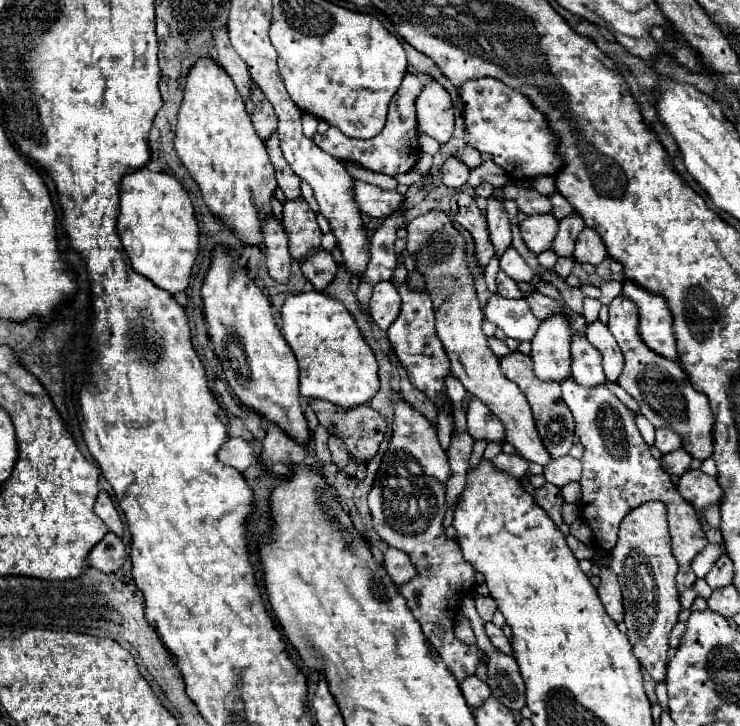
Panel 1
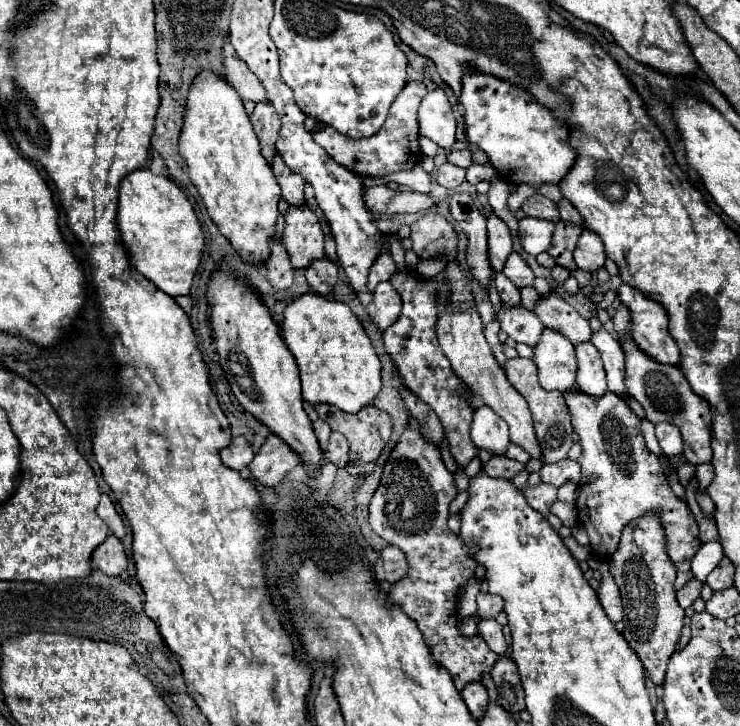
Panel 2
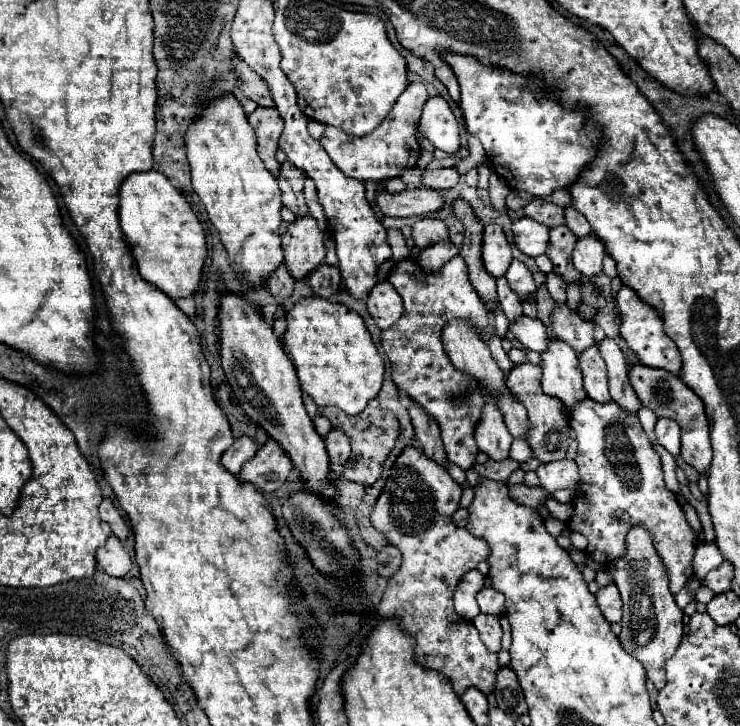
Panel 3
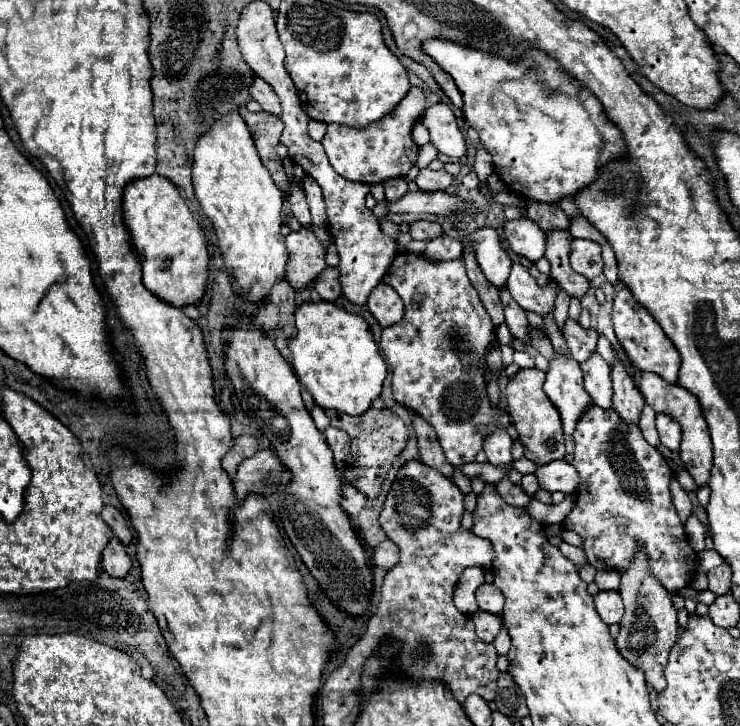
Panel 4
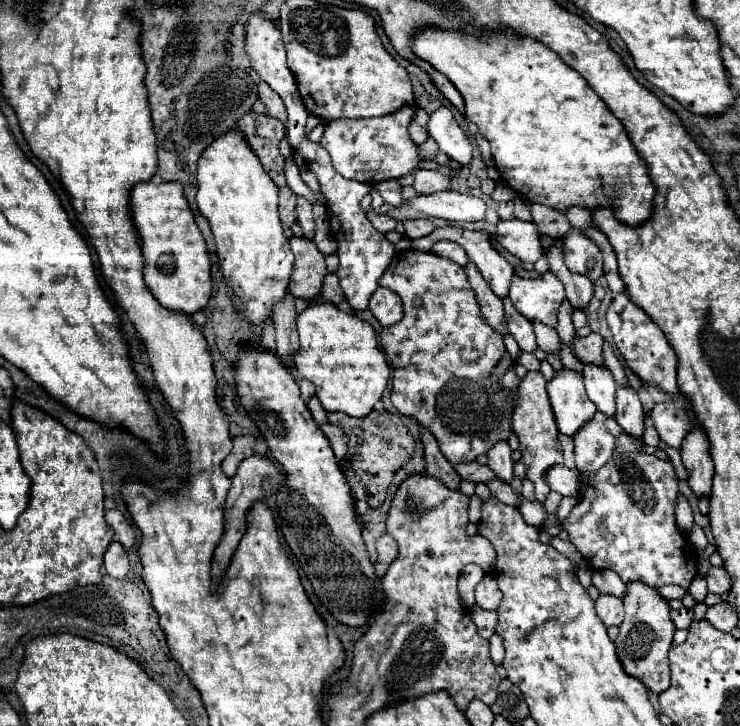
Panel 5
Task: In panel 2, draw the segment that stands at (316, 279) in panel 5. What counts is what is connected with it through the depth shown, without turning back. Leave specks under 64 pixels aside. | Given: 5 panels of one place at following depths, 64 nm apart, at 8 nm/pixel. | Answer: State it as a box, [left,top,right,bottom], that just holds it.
[282,206,324,270]

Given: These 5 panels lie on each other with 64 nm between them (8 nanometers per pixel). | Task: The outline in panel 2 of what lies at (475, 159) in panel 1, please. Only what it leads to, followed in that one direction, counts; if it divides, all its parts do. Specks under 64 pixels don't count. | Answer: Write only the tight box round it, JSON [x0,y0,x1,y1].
[447,149,473,168]

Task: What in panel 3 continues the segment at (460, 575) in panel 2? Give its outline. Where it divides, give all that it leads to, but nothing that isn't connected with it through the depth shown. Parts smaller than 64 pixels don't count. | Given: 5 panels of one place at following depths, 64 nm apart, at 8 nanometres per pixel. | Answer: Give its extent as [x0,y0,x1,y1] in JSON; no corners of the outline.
[370,448,498,696]

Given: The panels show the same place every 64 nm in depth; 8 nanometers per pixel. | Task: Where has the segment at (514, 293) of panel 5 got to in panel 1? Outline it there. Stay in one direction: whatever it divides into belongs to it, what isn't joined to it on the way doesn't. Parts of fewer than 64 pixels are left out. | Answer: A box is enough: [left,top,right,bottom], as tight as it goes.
[500,248,534,282]

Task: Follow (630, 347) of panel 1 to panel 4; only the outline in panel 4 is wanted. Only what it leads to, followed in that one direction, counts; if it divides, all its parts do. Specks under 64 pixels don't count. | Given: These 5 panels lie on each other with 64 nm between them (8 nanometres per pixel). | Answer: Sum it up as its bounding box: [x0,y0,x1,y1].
[638,374,712,486]

